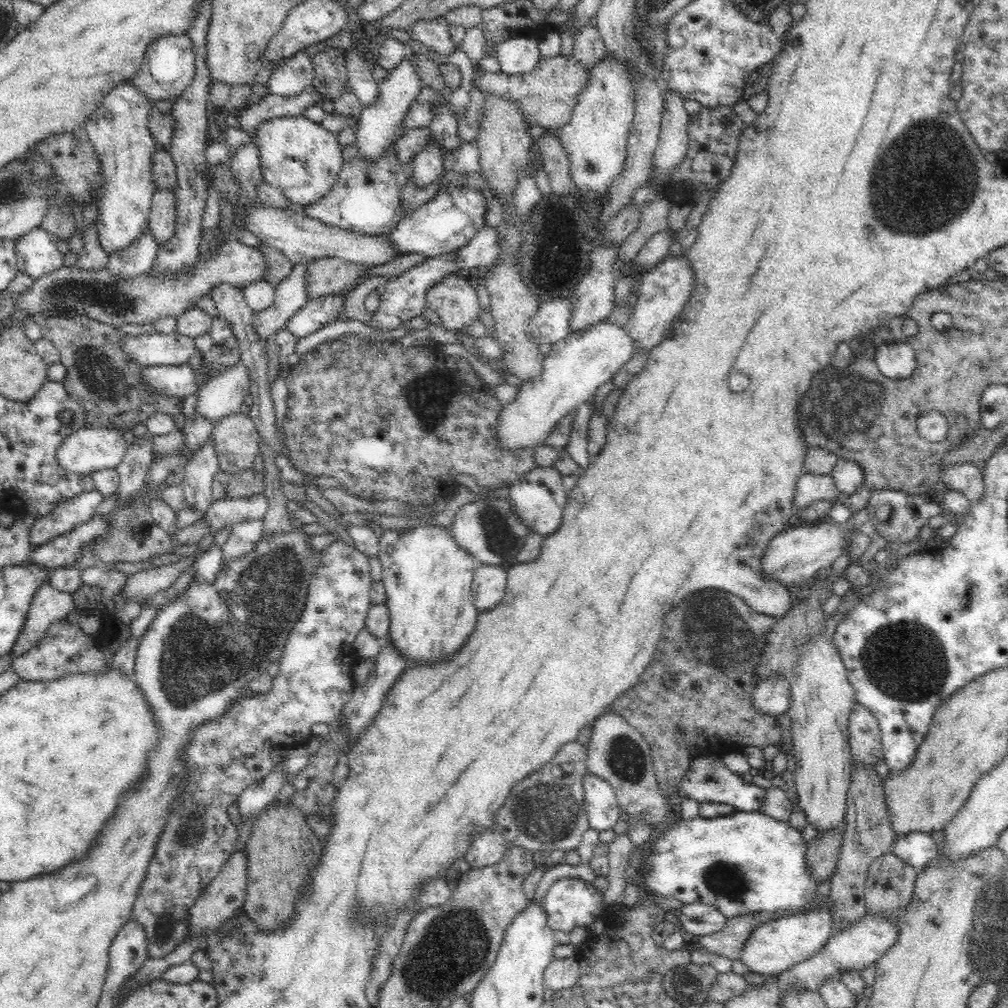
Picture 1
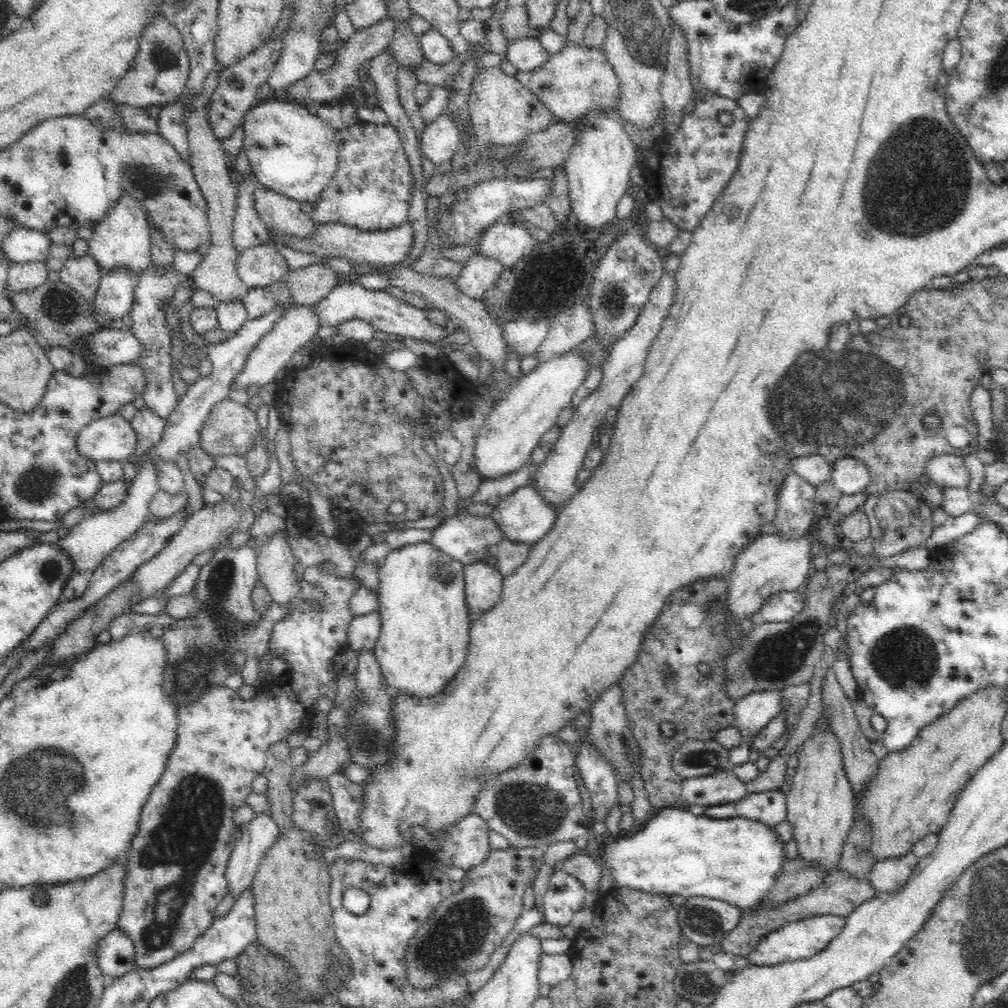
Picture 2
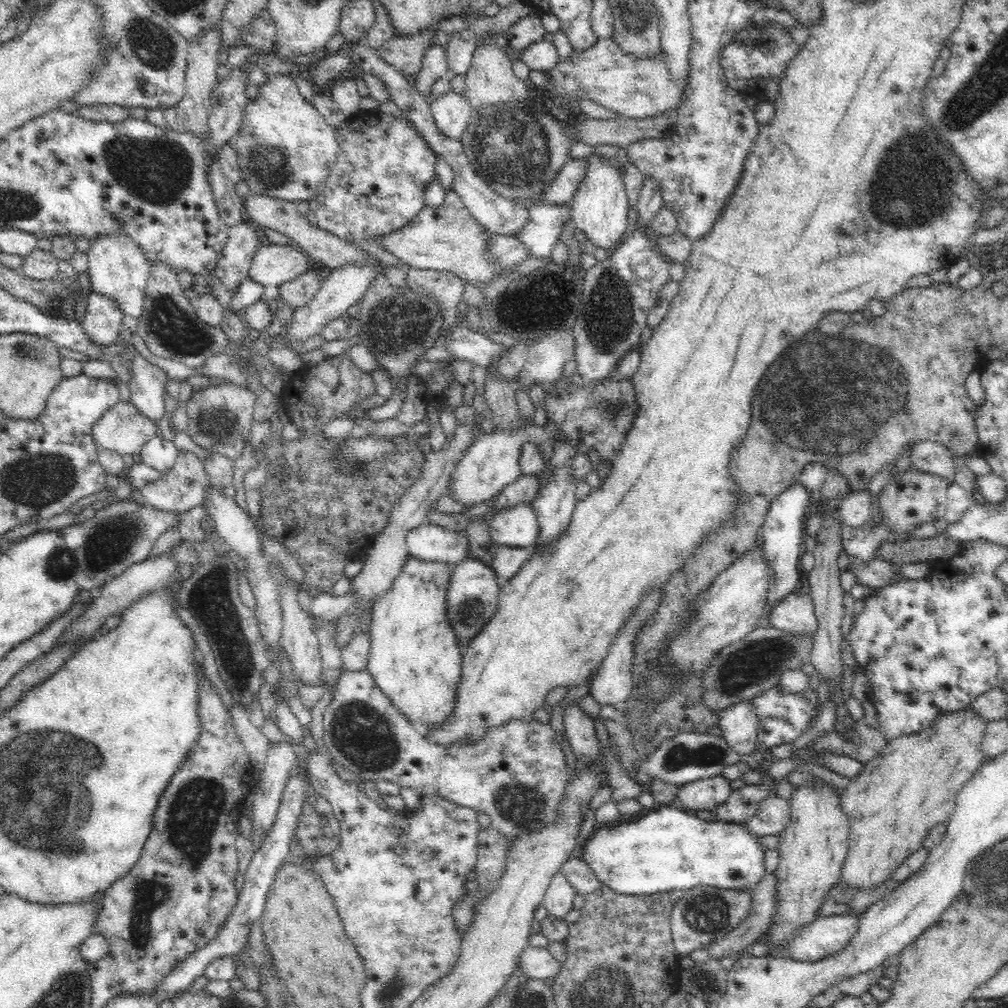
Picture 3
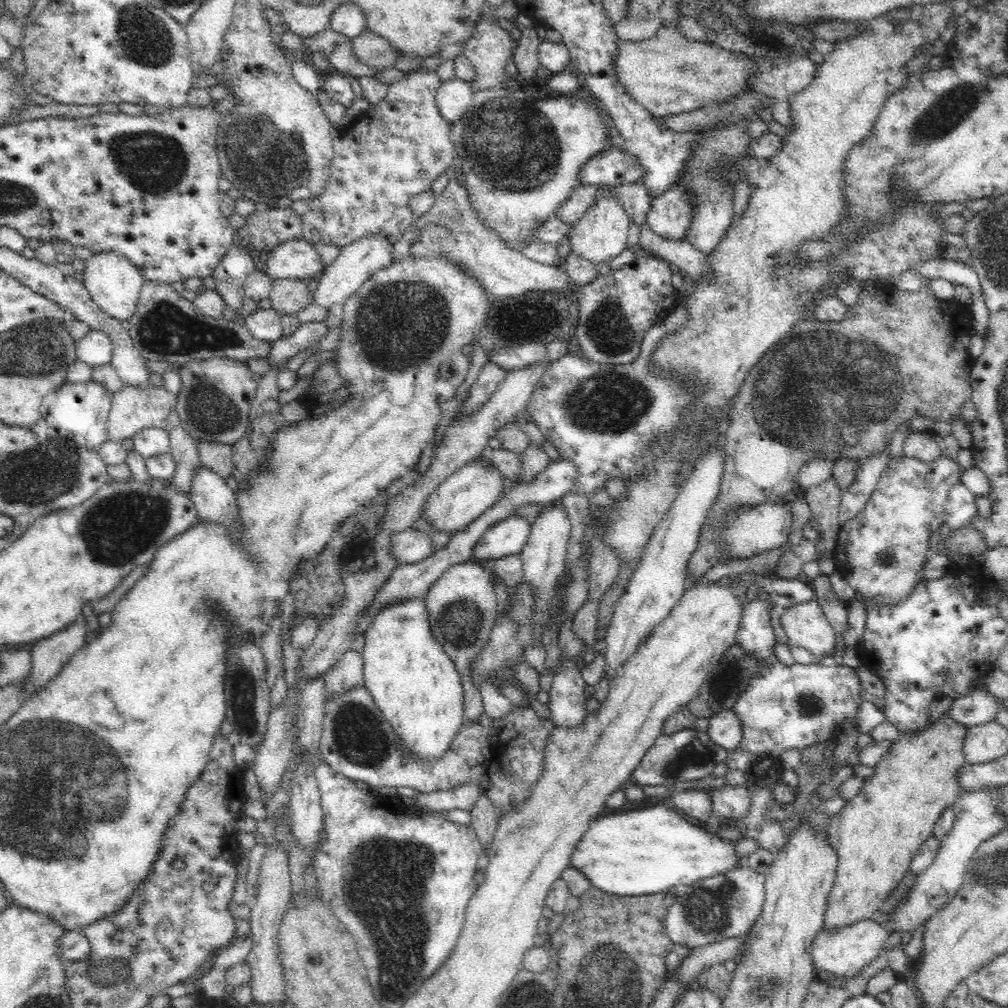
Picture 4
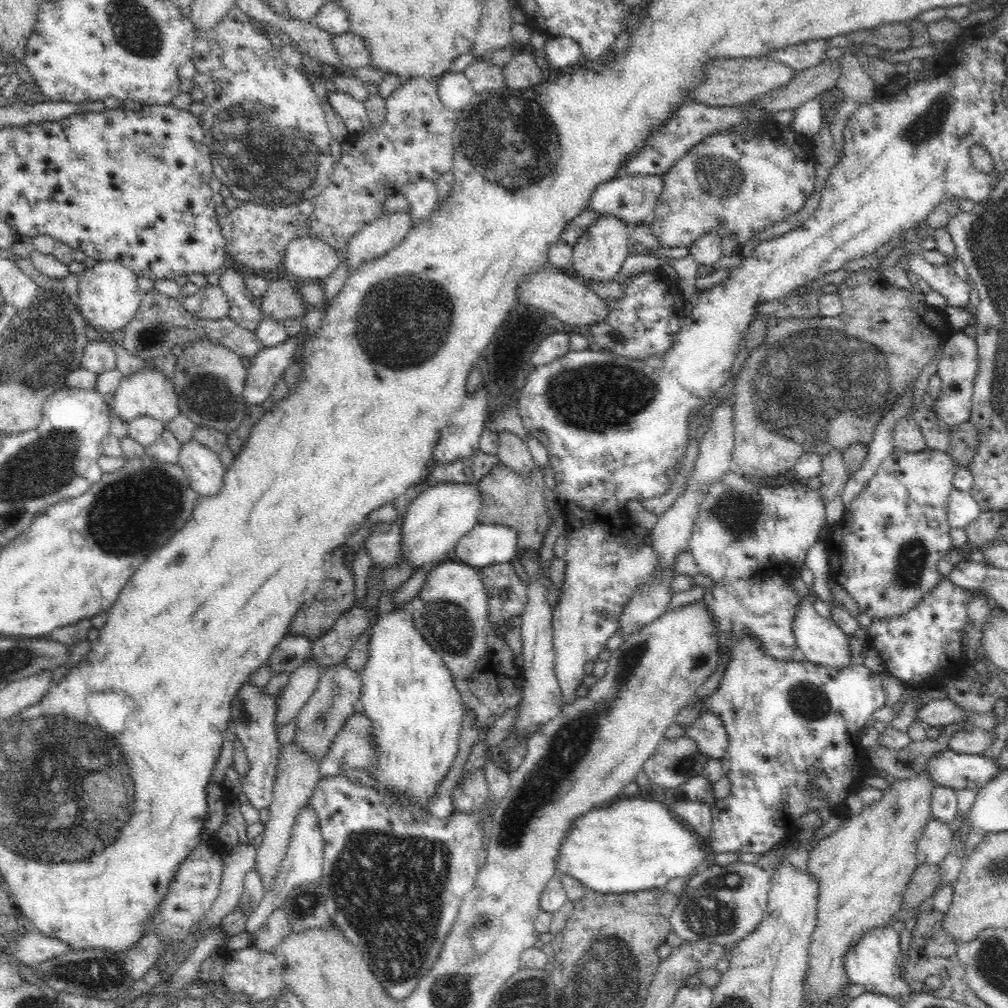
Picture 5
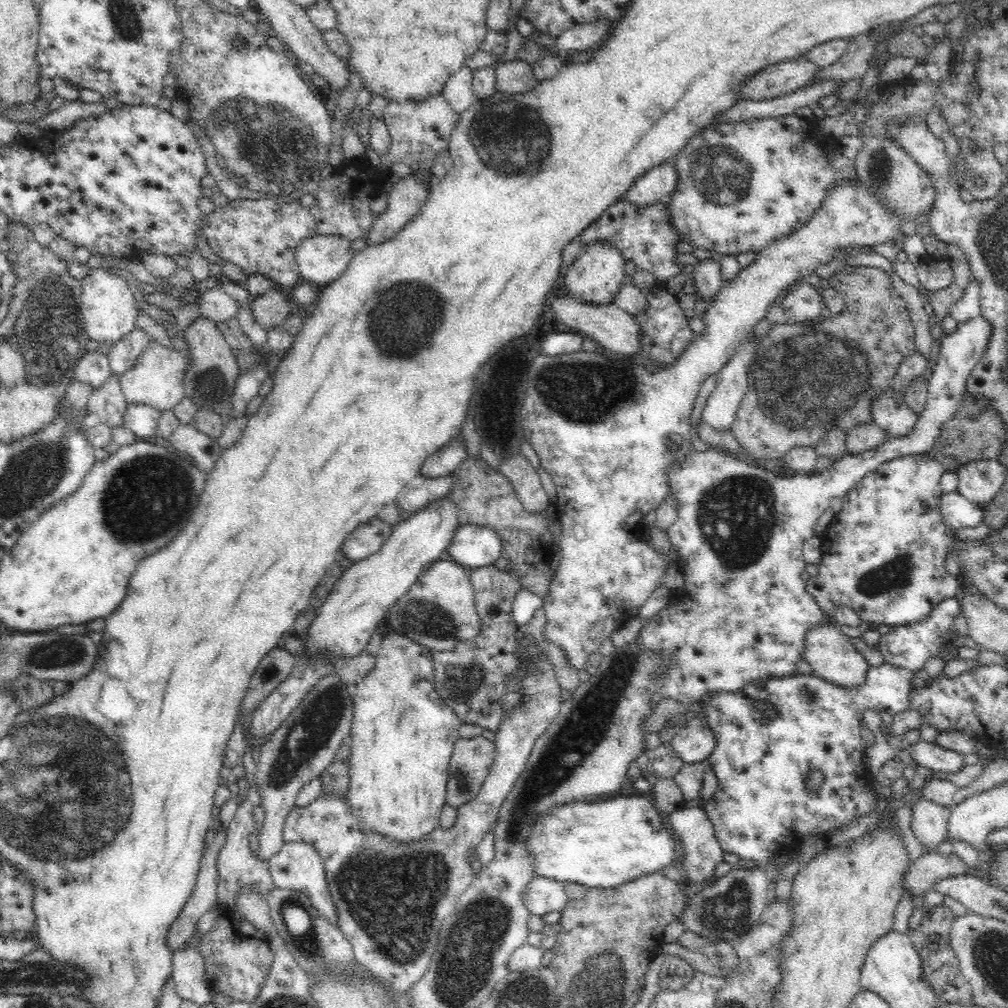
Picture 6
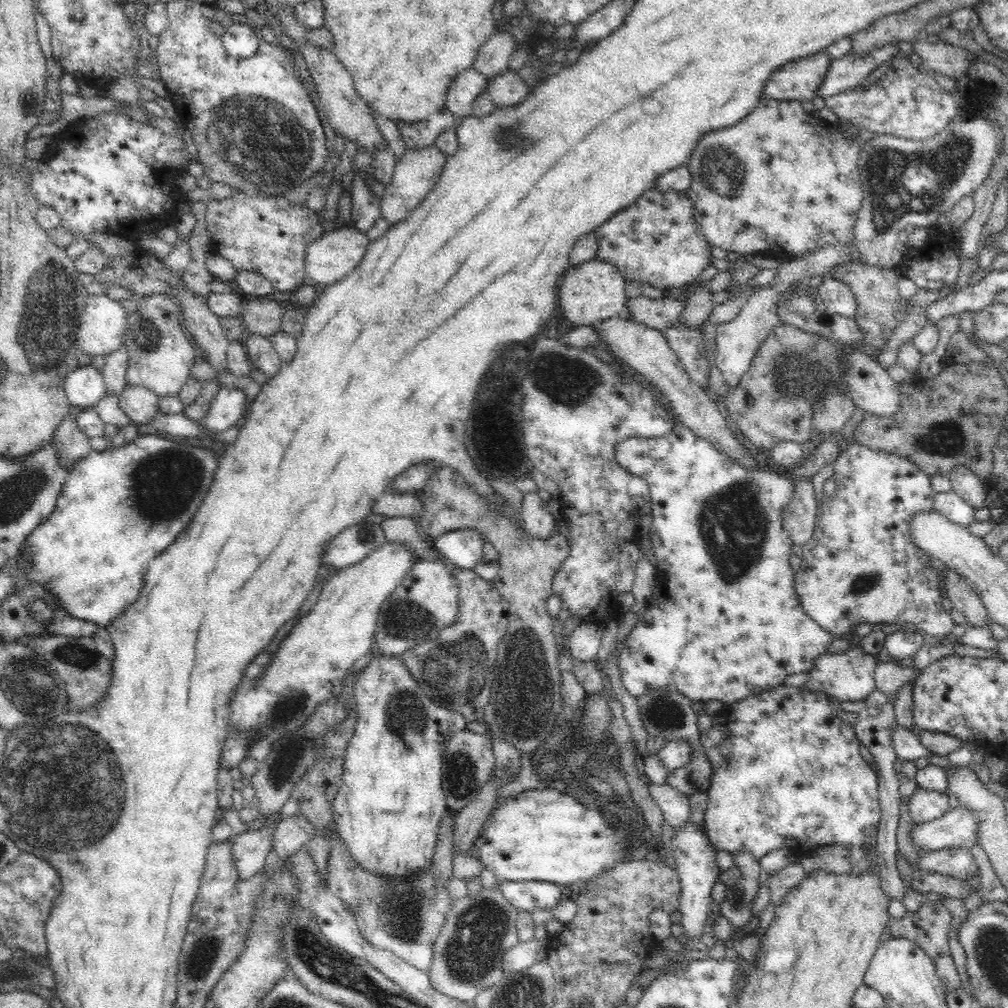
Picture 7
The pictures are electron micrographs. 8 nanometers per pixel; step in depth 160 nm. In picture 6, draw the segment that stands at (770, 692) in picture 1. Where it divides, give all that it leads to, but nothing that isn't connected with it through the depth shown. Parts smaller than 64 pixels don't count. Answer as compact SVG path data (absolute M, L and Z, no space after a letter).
M700 715L690 718L679 731L673 735L671 745L674 752L685 762L692 765L706 760L715 749L716 737L707 719Z

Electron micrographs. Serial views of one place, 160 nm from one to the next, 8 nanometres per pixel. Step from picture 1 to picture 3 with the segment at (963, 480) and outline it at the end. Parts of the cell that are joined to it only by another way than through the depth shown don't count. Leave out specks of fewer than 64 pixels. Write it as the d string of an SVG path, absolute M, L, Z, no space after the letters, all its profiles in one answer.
M922 441L911 448L911 464L919 471L930 473L954 483L956 462L950 449L938 441Z

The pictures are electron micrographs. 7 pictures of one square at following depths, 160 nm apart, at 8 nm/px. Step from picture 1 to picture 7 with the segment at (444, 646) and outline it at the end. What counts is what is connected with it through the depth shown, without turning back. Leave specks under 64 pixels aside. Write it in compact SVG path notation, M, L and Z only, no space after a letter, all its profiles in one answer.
M376 653L371 662L359 672L358 680L355 687L355 699L357 704L358 718L354 734L348 743L346 754L343 762L343 779L342 786L336 793L334 798L333 812L333 824L337 828L339 838L343 840L343 843L347 846L347 851L359 862L359 865L370 872L381 874L381 876L387 876L388 878L394 878L394 876L410 876L418 870L424 870L424 866L430 864L430 860L433 860L433 854L436 843L438 842L438 832L442 817L447 812L447 803L445 800L445 794L443 793L442 786L442 763L446 752L447 739L450 738L455 732L460 732L465 729L465 718L456 711L447 710L443 706L439 706L436 702L433 702L431 698L426 696L417 682L417 680L410 674L408 667L404 663L404 656L388 657Z

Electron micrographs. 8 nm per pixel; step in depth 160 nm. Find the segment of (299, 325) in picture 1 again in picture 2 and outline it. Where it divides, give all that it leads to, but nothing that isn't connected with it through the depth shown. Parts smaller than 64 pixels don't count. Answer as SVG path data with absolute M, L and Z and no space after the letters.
M358 282L351 284L336 285L326 298L323 298L312 306L314 313L319 321L319 328L321 327L336 327L346 320L353 320L360 318L376 327L376 330L386 334L396 334L397 336L410 336L410 338L417 338L424 340L424 342L434 342L440 344L442 338L446 336L446 332L451 329L450 325L436 326L432 324L424 311L414 307L410 303L389 295L385 290L367 289Z

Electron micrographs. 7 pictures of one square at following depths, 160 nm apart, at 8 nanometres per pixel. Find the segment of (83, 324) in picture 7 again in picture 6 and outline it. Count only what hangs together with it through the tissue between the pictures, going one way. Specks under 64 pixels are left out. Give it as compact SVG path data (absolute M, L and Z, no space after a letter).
M106 266L90 270L80 280L82 289L80 313L87 335L96 342L116 344L122 336L126 336L137 328L139 312L134 290L124 281L121 275Z

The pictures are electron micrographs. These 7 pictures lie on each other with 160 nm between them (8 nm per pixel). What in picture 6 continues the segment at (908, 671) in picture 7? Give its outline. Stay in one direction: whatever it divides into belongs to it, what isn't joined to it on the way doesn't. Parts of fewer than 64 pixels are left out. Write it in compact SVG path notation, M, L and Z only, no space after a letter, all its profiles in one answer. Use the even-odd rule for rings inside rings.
M882 664L869 666L864 684L856 688L838 686L814 673L796 672L789 676L748 682L736 692L706 692L697 702L702 706L701 715L707 719L716 737L715 749L706 761L714 769L718 784L711 800L706 801L702 808L712 821L722 850L754 860L758 867L764 867L775 856L774 852L782 848L783 832L790 832L793 844L798 844L810 832L826 836L877 808L881 796L870 790L871 774L865 767L865 749L860 737L863 714L872 709L895 715L910 708L910 680L924 672L913 674ZM813 768L824 772L824 783L816 794L808 793L804 785L806 772Z

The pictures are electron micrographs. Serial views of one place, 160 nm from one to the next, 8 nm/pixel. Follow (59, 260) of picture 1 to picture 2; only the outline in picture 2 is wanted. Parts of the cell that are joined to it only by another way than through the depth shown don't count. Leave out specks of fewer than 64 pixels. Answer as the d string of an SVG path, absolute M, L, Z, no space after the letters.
M18 226L5 236L1 249L12 263L45 263L51 257L49 252L52 245L52 239L46 231Z

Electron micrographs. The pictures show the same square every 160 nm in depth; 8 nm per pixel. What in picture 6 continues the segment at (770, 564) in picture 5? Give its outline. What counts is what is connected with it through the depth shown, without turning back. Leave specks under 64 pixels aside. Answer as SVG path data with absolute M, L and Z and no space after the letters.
M980 316L979 318L970 320L970 322L958 324L954 333L945 336L935 359L936 363L933 366L932 377L927 380L926 404L919 411L916 424L909 433L898 438L889 438L884 444L880 444L880 446L869 451L861 452L860 454L846 453L822 473L797 474L791 477L776 476L772 471L758 468L756 464L746 462L738 455L719 448L713 450L706 449L703 453L696 452L692 448L692 451L685 456L685 459L681 463L676 461L669 468L669 492L676 497L678 519L670 526L668 537L670 537L670 543L672 543L674 550L676 550L680 557L678 567L679 571L684 575L686 586L684 586L684 589L677 592L672 591L669 603L670 606L668 605L667 608L662 608L660 612L646 619L644 623L645 627L642 627L640 634L635 640L636 644L639 644L642 648L647 648L647 650L655 650L655 652L661 650L664 655L668 655L668 652L671 652L672 659L674 659L674 663L676 663L672 668L668 668L665 672L666 676L662 676L662 679L659 680L659 685L653 688L653 702L659 702L663 698L674 698L674 700L678 700L678 702L683 702L684 704L692 706L700 700L706 692L736 692L738 688L744 688L748 682L760 682L762 679L789 676L797 672L797 664L803 660L804 655L804 643L802 643L802 640L804 640L804 632L806 632L812 624L816 624L816 622L820 624L820 622L828 621L828 618L821 611L818 603L816 603L816 599L808 593L808 589L806 589L807 584L801 579L802 574L805 572L806 564L803 558L803 546L810 538L816 537L815 525L819 517L829 508L832 498L842 498L859 480L862 480L863 476L866 476L868 472L878 468L880 464L906 455L927 453L934 446L936 437L940 434L943 424L955 417L965 397L968 377L974 370L974 367L979 363L983 352L986 350L988 338L990 338L990 326L991 325Z

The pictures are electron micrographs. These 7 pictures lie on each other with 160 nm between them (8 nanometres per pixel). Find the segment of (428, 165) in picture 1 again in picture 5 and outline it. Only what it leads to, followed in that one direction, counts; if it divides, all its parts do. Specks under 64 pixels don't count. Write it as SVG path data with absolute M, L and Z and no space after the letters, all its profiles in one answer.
M463 72L444 74L439 78L437 96L447 110L462 111L475 95L474 88Z

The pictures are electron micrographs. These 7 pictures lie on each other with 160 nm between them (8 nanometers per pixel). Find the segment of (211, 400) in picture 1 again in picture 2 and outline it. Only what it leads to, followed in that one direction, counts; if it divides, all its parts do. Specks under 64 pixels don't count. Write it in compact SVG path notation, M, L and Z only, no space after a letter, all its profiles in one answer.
M295 305L287 310L276 322L276 326L267 332L256 345L256 348L250 352L246 362L242 364L240 372L234 374L234 380L230 382L230 391L243 389L246 390L252 384L258 387L266 386L269 382L276 381L278 373L284 373L287 363L292 355L296 353L300 346L310 343L310 339L317 334L319 330L319 321L312 307Z

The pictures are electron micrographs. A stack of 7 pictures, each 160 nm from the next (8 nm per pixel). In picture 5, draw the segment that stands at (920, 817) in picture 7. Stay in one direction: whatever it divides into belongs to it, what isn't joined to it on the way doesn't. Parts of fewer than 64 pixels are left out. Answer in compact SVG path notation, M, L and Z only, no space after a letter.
M932 816L927 820L921 837L918 839L916 860L918 865L939 864L950 850L950 838L952 838L951 825Z

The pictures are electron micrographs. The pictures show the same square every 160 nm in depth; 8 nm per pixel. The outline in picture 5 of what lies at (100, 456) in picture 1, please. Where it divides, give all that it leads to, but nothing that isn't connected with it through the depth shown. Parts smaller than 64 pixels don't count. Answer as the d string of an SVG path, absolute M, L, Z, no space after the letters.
M157 363L156 370L144 368L138 372L126 375L120 382L112 400L109 403L110 412L118 417L120 421L129 423L139 416L150 416L168 424L176 415L179 414L177 407L178 397L172 386L172 380L166 379L164 373L160 371L160 364Z

